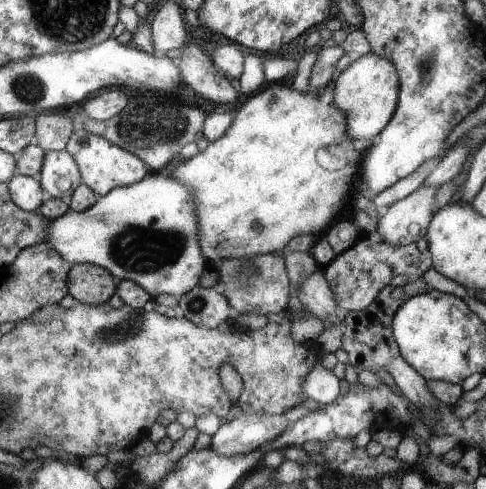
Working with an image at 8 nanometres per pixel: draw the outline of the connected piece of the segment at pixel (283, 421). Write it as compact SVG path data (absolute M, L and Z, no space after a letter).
M245 412L234 422L223 424L211 436L208 448L225 457L245 455L257 448L266 447L290 425L284 415Z

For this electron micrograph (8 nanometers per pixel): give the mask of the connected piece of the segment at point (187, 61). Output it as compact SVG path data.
M187 44L184 54L174 62L182 70L185 84L206 100L214 104L234 104L238 100L239 90L236 82L229 82L218 73L213 60L200 48Z

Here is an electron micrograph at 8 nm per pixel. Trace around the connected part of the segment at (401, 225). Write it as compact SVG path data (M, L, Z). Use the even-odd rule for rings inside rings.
M420 185L412 194L394 203L378 222L378 232L384 241L407 245L426 238L433 220L434 196L439 188Z

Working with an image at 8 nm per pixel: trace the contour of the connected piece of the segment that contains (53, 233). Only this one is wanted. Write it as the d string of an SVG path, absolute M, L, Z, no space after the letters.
M166 172L149 174L133 185L112 189L81 213L70 209L64 216L49 221L48 230L47 242L72 265L88 263L105 267L116 278L135 282L152 298L160 294L182 297L190 293L198 286L200 276L209 265L199 242L195 192Z

